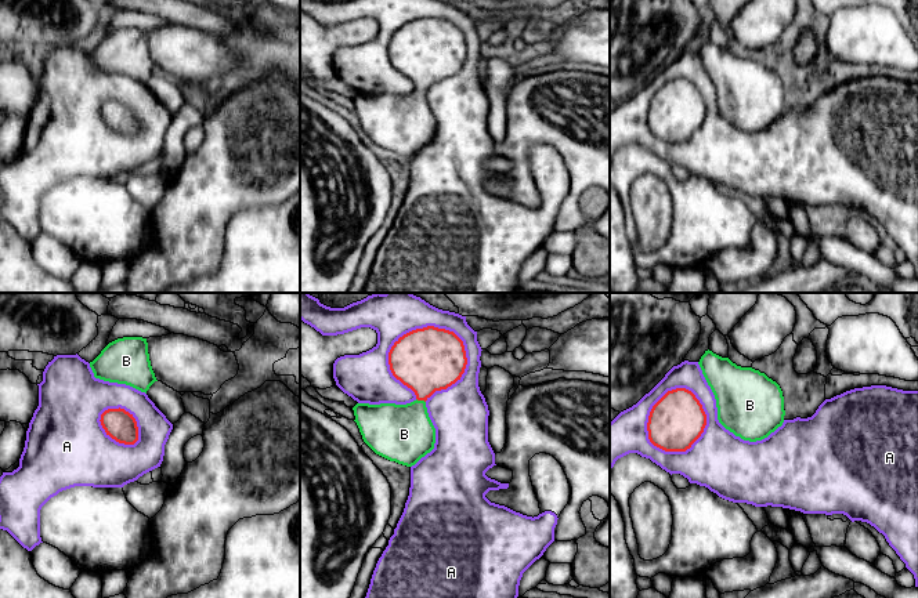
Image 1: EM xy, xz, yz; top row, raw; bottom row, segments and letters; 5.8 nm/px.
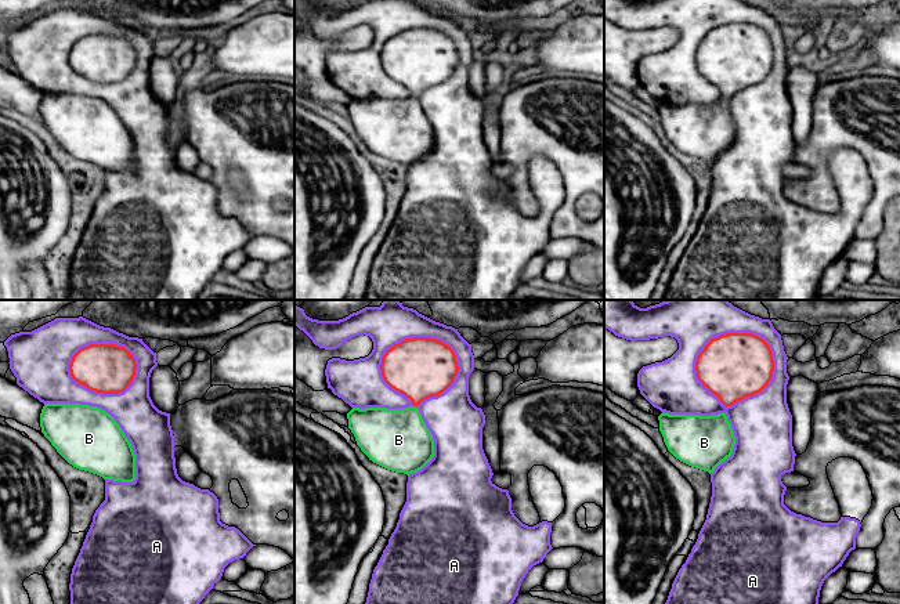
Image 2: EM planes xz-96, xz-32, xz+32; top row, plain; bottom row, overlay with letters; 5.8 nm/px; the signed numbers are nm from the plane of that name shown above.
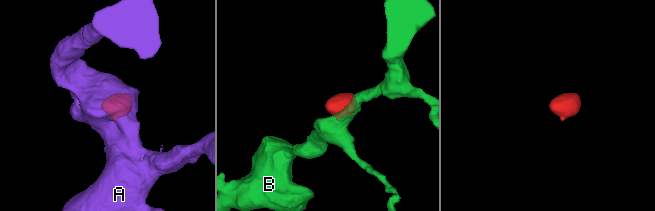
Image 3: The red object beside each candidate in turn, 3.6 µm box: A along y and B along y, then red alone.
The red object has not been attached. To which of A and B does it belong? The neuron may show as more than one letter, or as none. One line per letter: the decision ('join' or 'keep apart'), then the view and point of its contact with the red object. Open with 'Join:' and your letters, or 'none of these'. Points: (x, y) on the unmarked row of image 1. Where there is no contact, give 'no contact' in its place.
Join: B
A: keep apart | xz (466, 53)
B: join | xz (420, 90)

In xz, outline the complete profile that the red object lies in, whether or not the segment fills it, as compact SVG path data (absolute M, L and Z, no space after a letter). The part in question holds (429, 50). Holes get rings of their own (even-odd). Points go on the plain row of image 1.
M427 17L400 28L388 43L393 66L411 79L416 90L406 95L357 94L353 101L364 133L379 146L412 157L434 139L435 119L429 108L426 91L435 83L447 80L465 64L467 48L463 32L445 19Z

